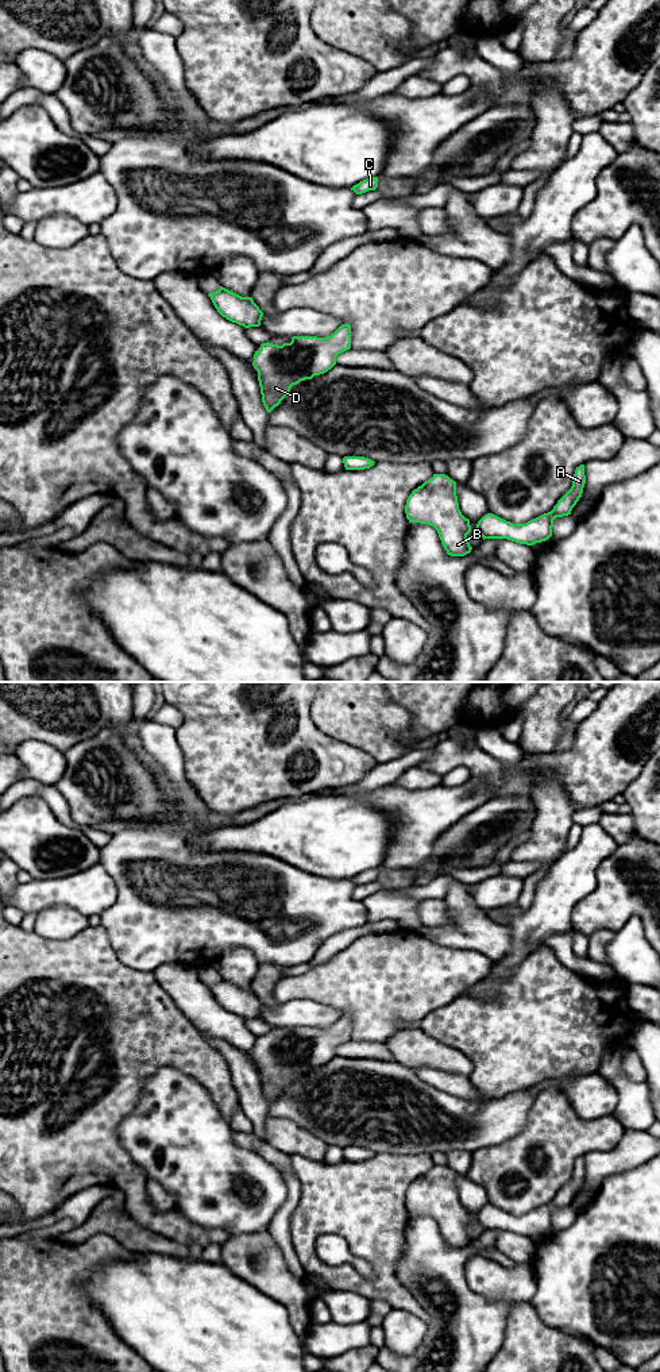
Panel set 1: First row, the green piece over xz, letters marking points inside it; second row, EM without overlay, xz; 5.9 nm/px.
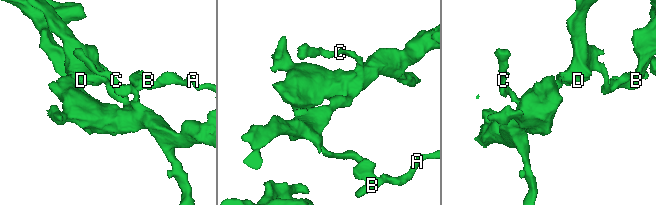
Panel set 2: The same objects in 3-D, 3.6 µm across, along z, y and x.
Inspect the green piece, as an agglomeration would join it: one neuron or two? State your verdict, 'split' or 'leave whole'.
leave whole

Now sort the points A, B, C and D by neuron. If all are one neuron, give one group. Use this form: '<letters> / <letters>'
A B C D

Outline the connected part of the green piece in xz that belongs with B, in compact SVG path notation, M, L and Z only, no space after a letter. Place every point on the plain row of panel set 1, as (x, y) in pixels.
M433 1165L414 1180L406 1191L405 1205L409 1214L432 1217L448 1246L464 1248L471 1244L467 1232L470 1211L459 1200L456 1173L448 1167Z

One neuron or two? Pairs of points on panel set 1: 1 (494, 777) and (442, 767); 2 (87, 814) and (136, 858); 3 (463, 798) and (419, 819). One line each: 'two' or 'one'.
1: one
2: two
3: one

